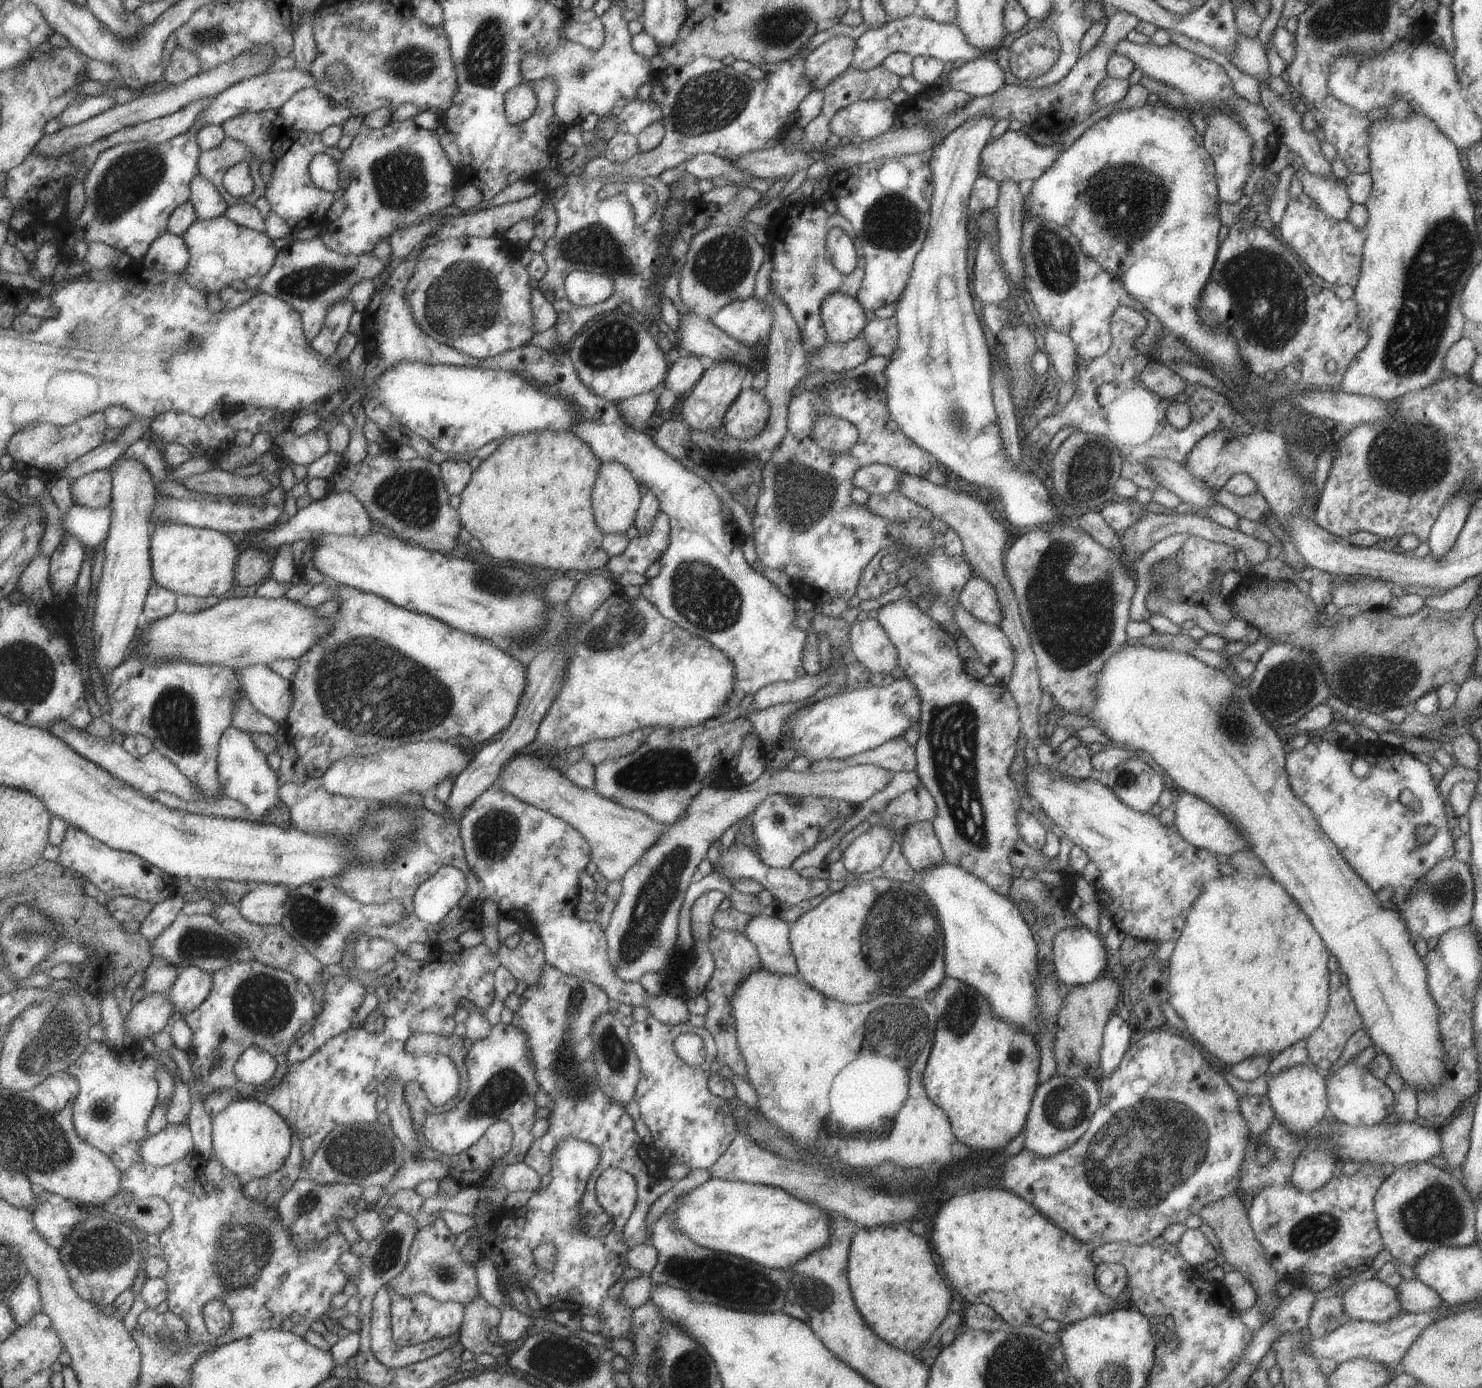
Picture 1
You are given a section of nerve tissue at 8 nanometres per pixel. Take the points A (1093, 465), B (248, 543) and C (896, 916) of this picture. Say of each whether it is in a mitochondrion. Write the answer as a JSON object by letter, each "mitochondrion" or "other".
{"A":"mitochondrion","B":"other","C":"mitochondrion"}

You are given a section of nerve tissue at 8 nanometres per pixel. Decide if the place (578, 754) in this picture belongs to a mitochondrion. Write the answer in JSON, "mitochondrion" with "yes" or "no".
{"mitochondrion":"no"}

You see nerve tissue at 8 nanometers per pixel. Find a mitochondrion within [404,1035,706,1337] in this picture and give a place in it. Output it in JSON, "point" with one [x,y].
{"point":[506,1086]}

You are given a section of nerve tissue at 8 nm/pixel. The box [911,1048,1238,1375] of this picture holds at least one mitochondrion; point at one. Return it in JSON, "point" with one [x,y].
{"point":[1143,1155]}

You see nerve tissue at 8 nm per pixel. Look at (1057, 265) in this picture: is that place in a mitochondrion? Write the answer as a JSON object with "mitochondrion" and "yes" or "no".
{"mitochondrion":"yes"}

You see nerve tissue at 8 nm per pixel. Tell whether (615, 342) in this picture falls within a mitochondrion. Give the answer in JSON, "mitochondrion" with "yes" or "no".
{"mitochondrion":"yes"}

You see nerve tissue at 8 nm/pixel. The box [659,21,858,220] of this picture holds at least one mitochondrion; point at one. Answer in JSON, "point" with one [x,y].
{"point":[711,100]}

